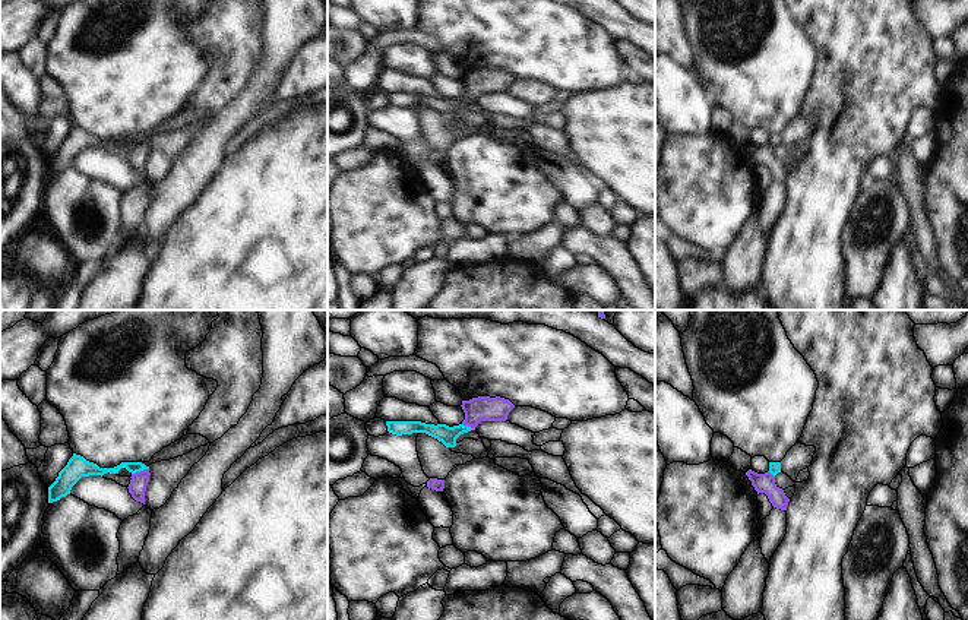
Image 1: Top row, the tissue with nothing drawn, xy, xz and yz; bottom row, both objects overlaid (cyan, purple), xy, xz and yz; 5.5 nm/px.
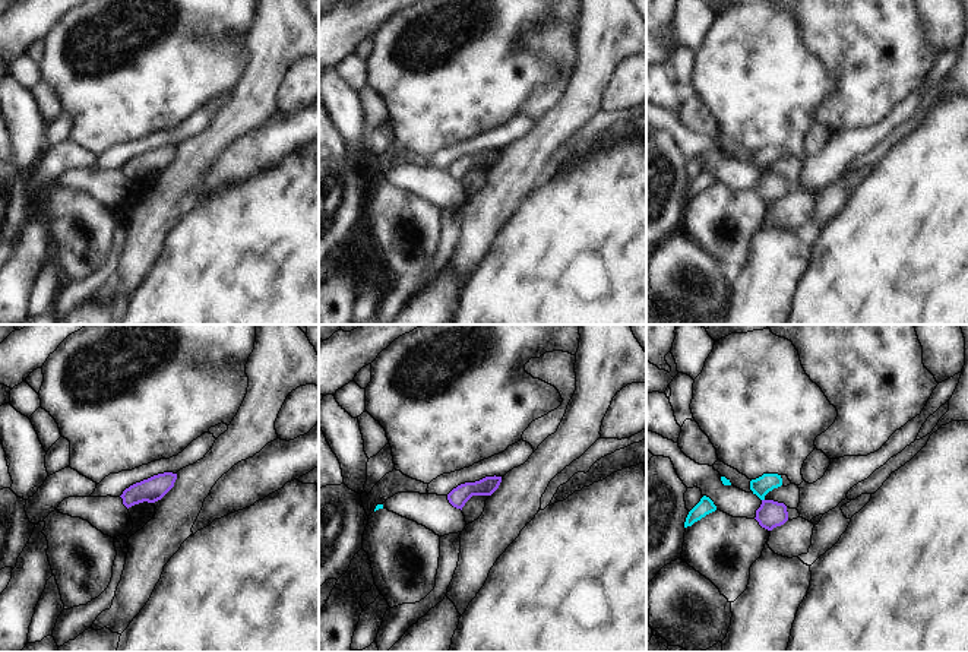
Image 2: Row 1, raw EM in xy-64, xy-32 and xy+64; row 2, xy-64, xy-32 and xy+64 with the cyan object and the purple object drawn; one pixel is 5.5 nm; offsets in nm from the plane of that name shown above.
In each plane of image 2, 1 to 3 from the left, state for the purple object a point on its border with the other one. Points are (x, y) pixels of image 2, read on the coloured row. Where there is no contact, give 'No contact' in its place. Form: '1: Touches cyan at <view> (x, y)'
1: No contact
2: No contact
3: No contact.

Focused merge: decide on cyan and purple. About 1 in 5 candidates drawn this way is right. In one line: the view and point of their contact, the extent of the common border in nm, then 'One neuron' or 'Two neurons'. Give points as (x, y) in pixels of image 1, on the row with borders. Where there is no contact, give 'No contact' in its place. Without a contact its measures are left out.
Touches cyan at xy (139, 471). Shared border 100 nm. Two neurons.

